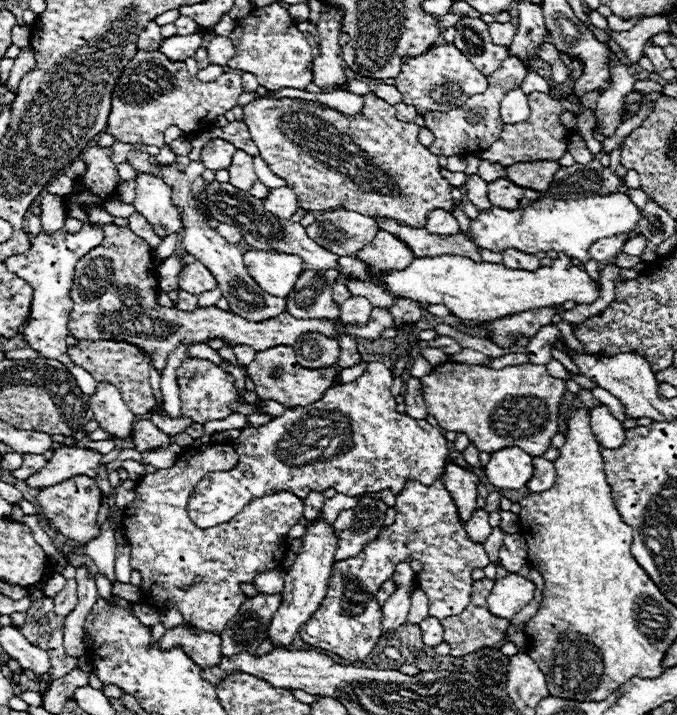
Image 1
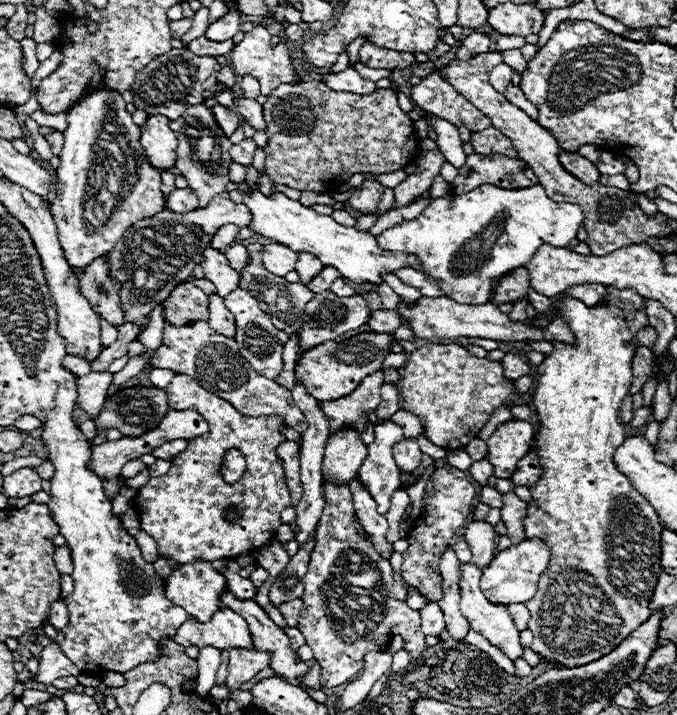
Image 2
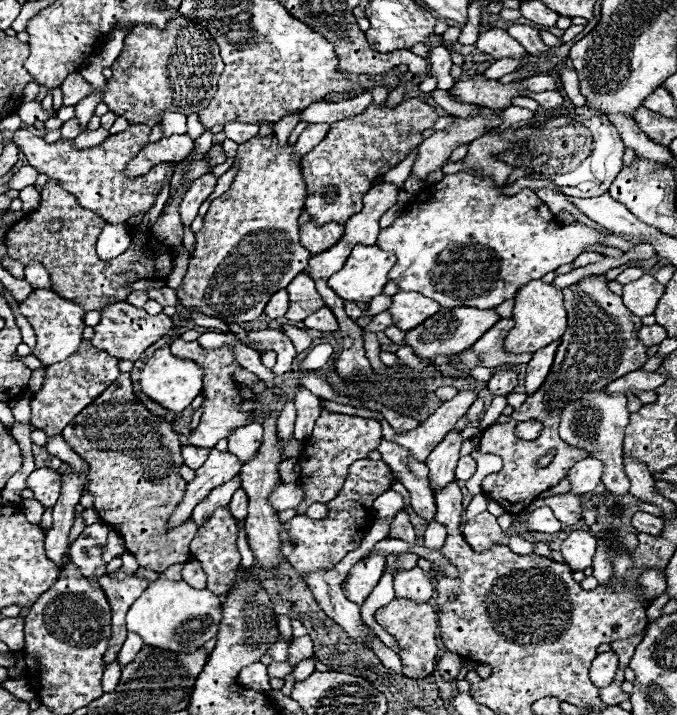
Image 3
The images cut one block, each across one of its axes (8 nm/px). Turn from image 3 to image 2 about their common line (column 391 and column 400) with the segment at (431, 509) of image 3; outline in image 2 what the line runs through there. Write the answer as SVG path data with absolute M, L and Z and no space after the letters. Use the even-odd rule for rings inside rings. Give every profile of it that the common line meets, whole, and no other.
M404 438L402 442L394 444L392 454L394 454L394 460L398 462L398 468L406 470L406 472L416 470L422 460L422 452L420 452L416 438Z

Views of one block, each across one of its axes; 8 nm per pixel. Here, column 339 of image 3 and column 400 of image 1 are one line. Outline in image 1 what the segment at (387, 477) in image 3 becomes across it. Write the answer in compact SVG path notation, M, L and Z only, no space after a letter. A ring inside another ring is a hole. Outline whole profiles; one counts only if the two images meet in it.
M438 480L434 486L426 488L420 482L410 482L410 486L396 496L394 508L396 522L392 526L384 526L382 534L378 534L370 546L364 546L362 554L332 566L334 574L330 576L328 594L300 630L300 638L306 644L330 650L344 660L368 658L382 634L382 614L374 594L394 574L394 566L398 562L420 560L426 564L420 572L420 588L424 588L430 598L432 618L442 620L448 616L458 616L468 606L472 590L470 574L474 568L484 568L490 564L490 560L482 544L470 542L458 508L444 484Z

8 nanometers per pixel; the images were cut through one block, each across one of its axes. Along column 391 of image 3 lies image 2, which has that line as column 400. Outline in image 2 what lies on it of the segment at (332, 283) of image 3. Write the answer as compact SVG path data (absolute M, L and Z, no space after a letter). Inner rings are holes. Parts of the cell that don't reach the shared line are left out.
M230 182L226 188L234 202L244 202L250 212L252 212L252 222L250 228L256 234L262 234L266 238L272 238L278 244L284 244L292 248L294 252L310 252L324 266L332 266L340 272L342 278L348 278L356 284L382 284L382 274L394 274L400 268L414 268L422 270L422 262L414 254L404 254L404 252L390 252L382 250L376 242L376 236L364 230L356 230L354 226L342 226L334 222L332 216L322 216L316 214L312 208L304 208L298 204L298 200L290 200L282 192L274 196L264 196L260 190L254 190L252 196L240 196L236 192L236 184Z

